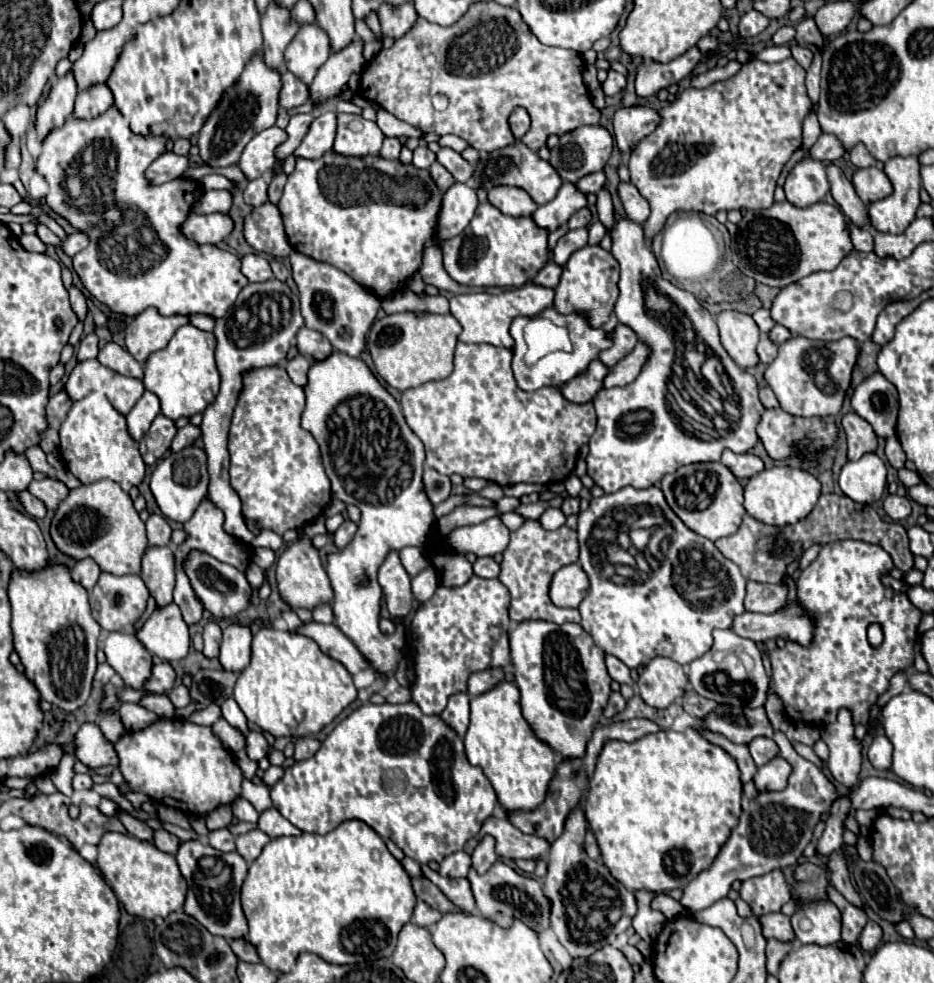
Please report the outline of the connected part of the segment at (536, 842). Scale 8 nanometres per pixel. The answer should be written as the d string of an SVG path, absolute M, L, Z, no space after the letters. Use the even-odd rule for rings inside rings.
M493 815L483 823L479 837L483 835L493 835L497 841L497 855L509 857L509 859L541 861L545 859L551 847L551 843L543 841L543 837L531 837L521 833L517 827L509 823L507 817L501 817L501 815Z

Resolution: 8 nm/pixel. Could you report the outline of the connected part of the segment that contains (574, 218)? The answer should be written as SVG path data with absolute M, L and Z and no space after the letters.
M587 207L575 211L567 223L569 229L577 229L577 227L589 227L591 225L591 211Z

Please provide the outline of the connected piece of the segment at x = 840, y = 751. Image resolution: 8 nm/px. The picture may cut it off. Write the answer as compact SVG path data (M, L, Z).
M841 709L837 713L837 721L821 729L821 739L831 751L829 769L833 777L851 789L857 783L861 769L861 739L855 737L853 713L849 709Z

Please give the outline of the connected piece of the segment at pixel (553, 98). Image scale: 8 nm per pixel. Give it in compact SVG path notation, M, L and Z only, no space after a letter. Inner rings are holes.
M479 1L471 5L469 11L451 27L439 27L427 19L417 19L409 35L395 41L391 49L379 51L377 57L367 63L359 81L359 97L375 101L397 119L427 133L451 133L465 139L477 151L487 153L507 147L515 141L507 119L515 107L523 107L531 115L531 129L521 141L529 149L539 151L547 143L549 135L563 135L577 127L599 123L601 113L593 107L589 89L583 83L583 67L583 57L573 49L543 45L527 29L527 25L523 25L523 19L515 7L503 7L495 1ZM435 95L447 97L449 105L445 111L437 111L433 107Z

